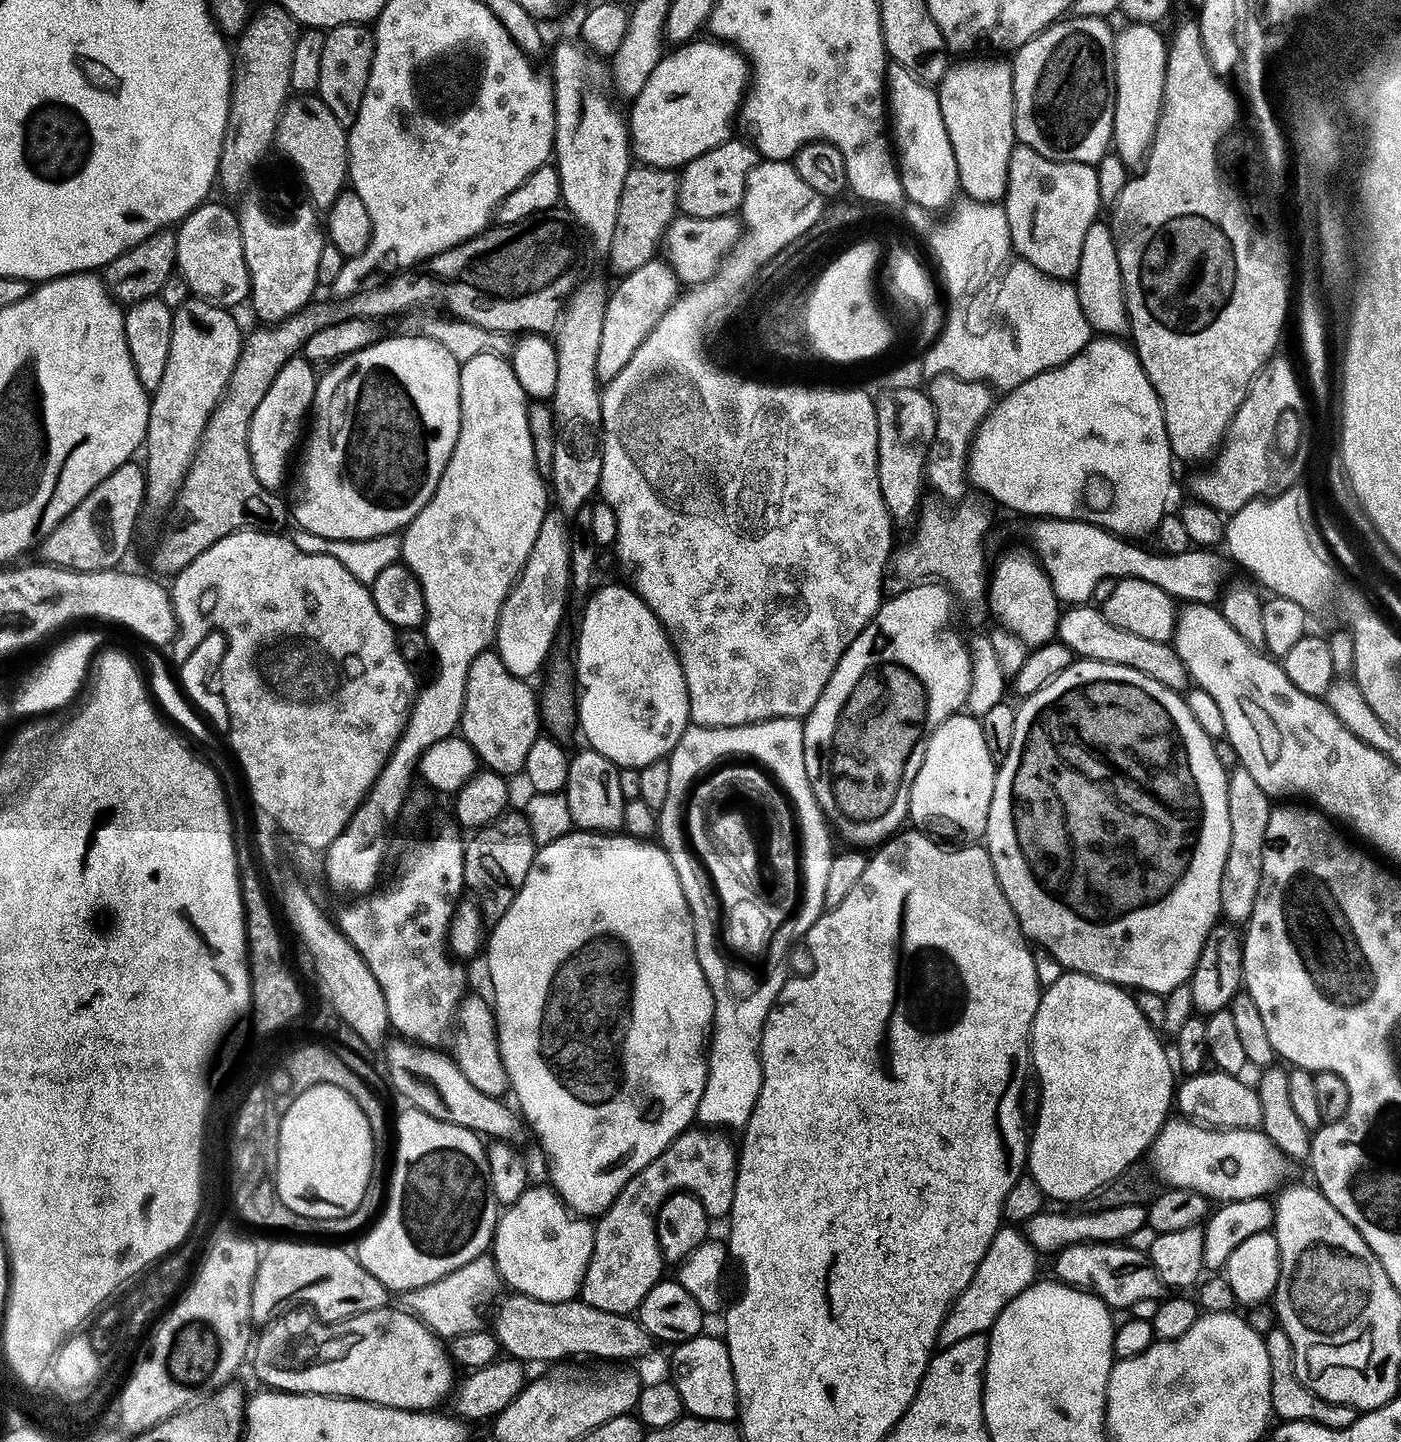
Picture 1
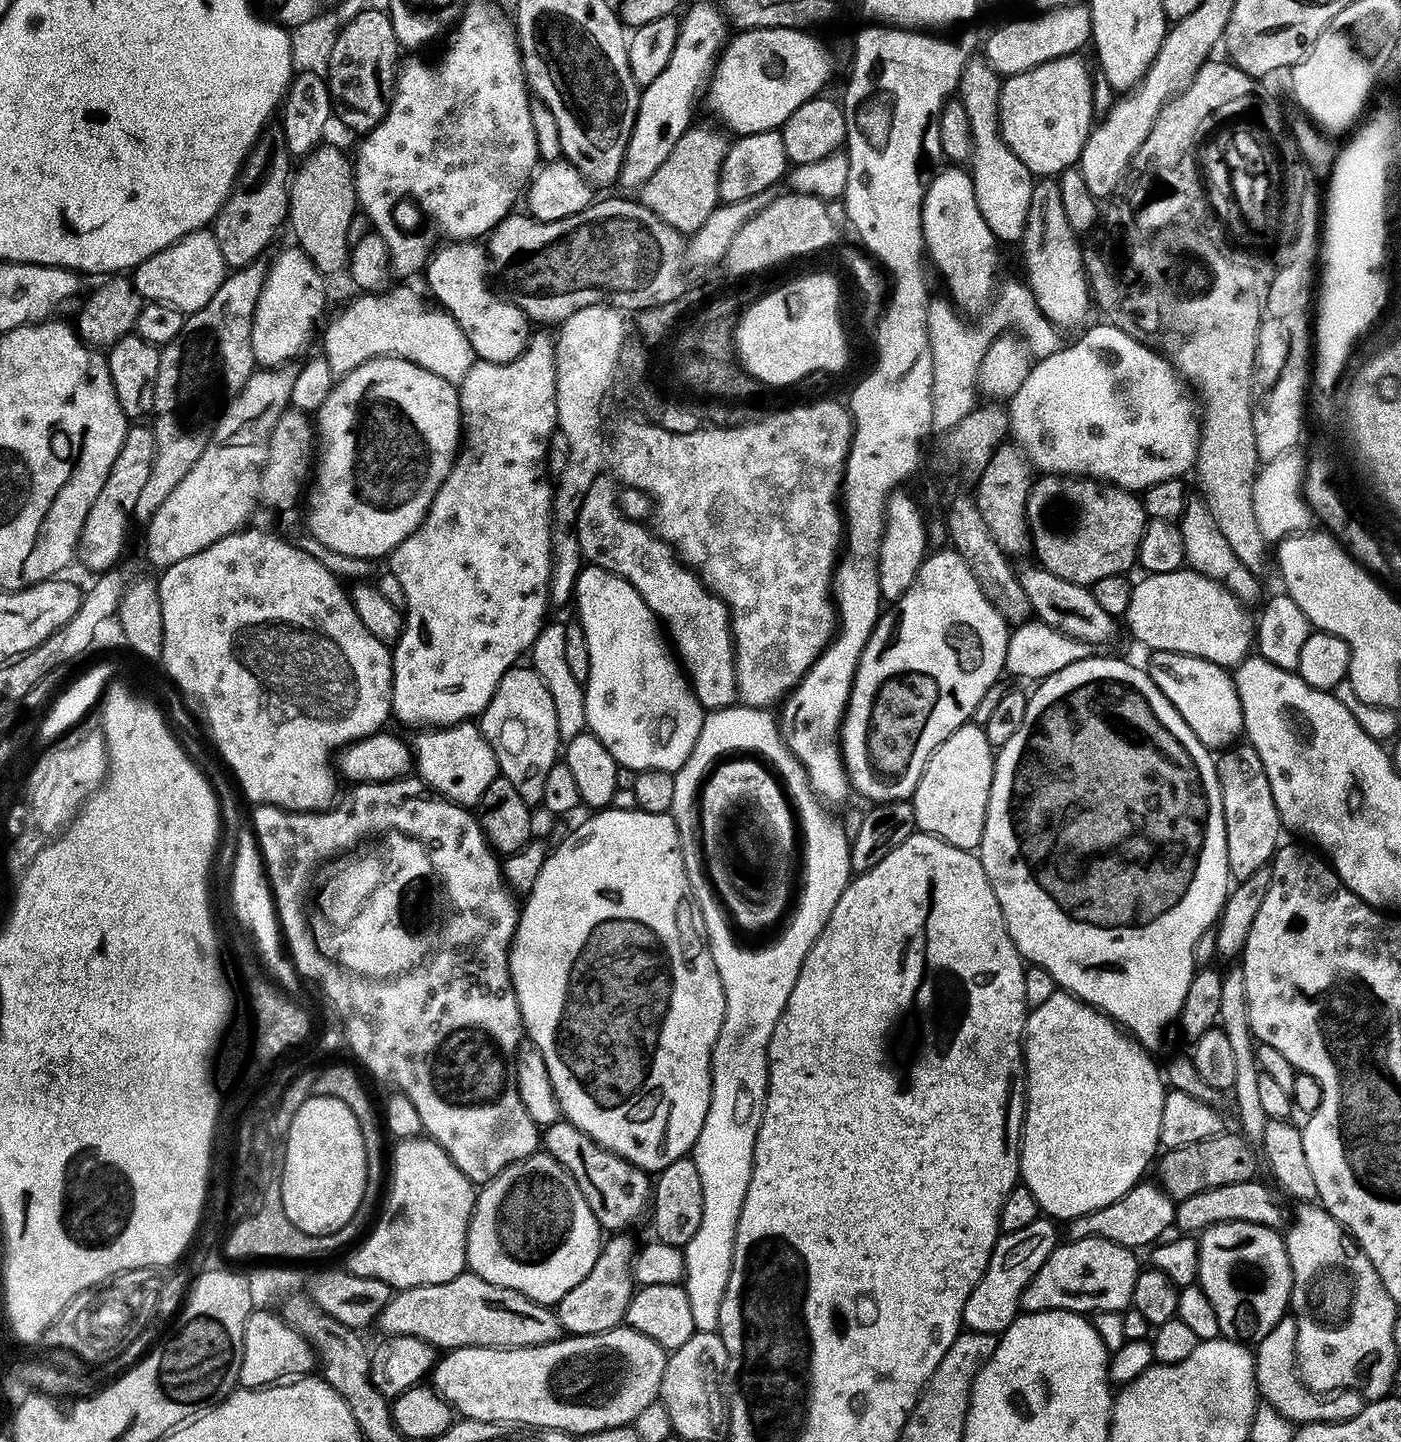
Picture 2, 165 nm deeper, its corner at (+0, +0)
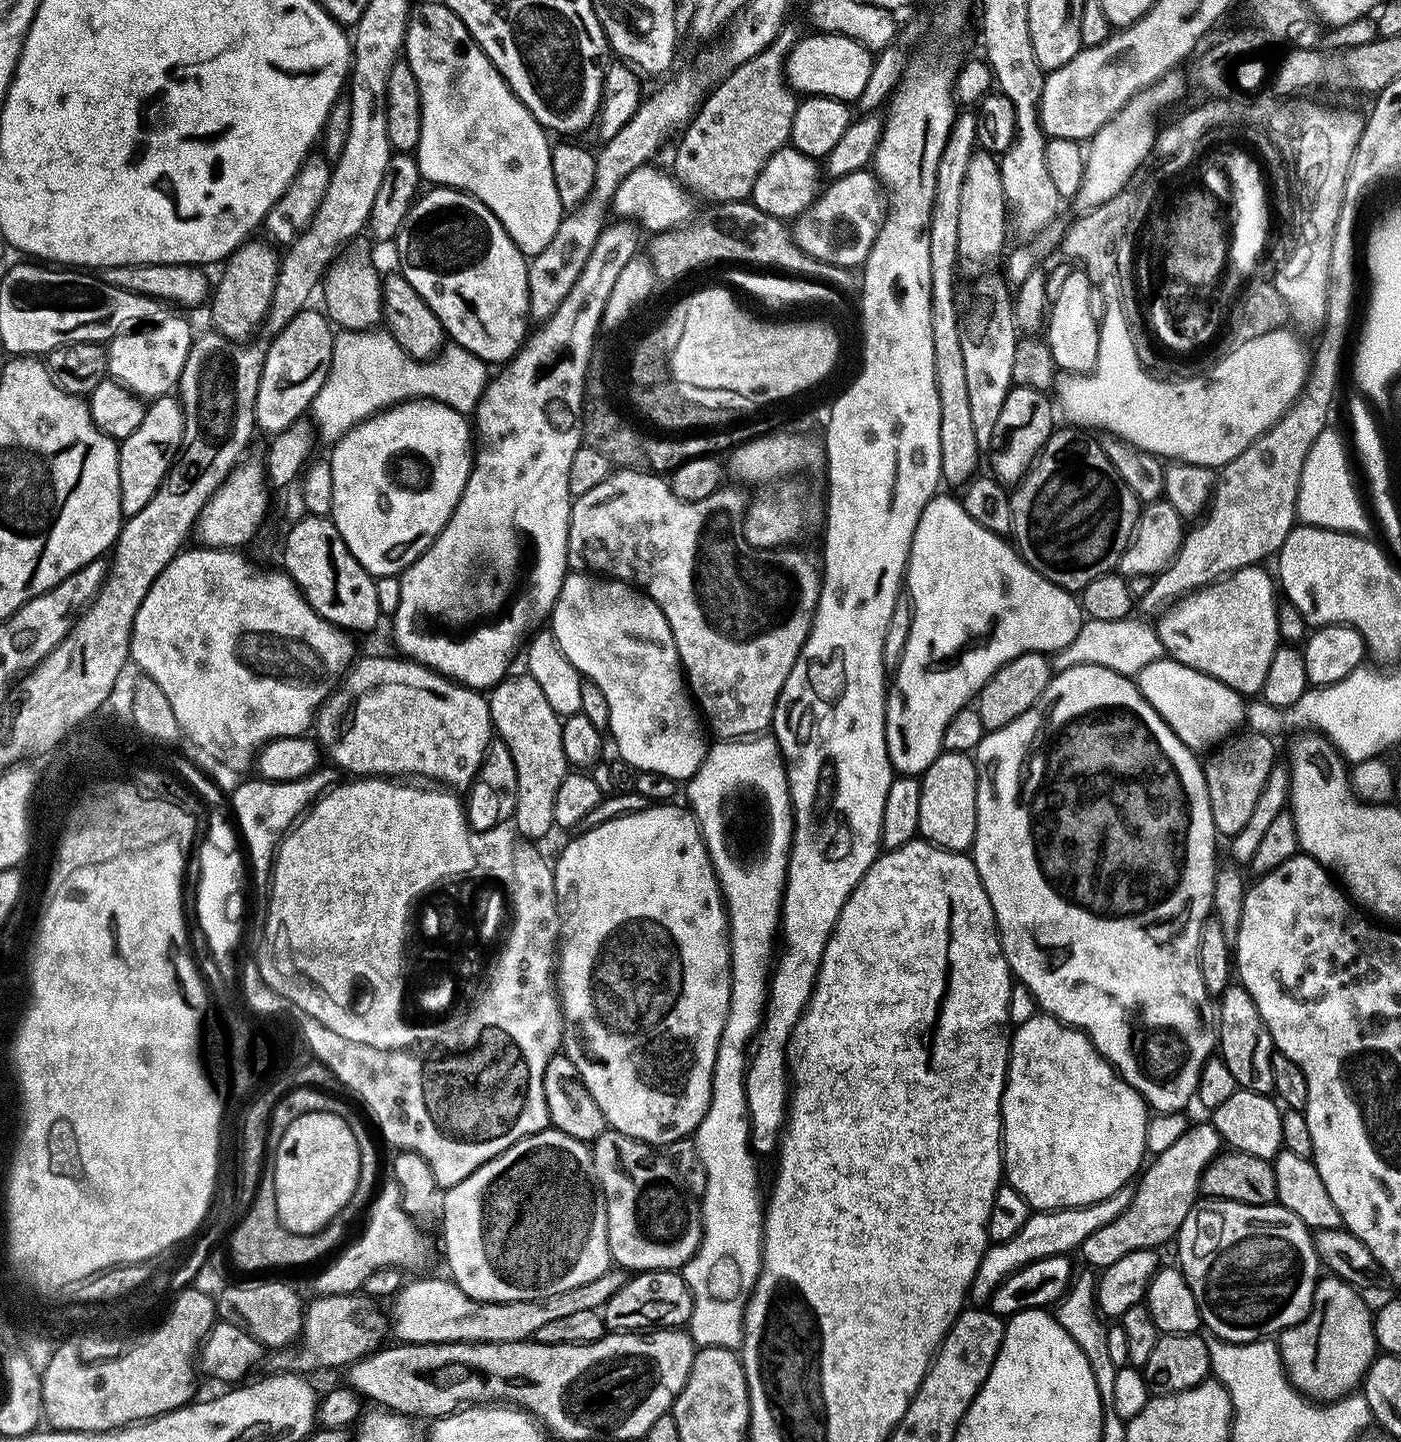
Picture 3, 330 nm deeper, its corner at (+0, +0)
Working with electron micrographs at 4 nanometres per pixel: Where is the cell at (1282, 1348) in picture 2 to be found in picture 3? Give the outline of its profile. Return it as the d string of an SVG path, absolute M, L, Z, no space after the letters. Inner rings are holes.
M1329 1275L1317 1283L1308 1317L1279 1333L1278 1347L1288 1381L1313 1402L1335 1402L1353 1395L1378 1355L1373 1309L1368 1309L1366 1301L1356 1300L1356 1295L1356 1288Z

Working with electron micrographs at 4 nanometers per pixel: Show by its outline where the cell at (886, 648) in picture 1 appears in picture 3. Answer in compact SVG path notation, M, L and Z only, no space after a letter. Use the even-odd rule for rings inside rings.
M954 495L933 496L931 502L922 510L922 518L918 518L918 526L914 530L912 549L908 555L908 567L906 569L906 596L912 606L912 625L910 626L910 638L906 638L906 650L902 654L899 666L894 669L896 676L896 693L889 695L884 710L884 729L886 730L886 750L897 773L905 776L919 777L934 761L939 758L944 747L944 731L950 722L950 718L958 710L969 707L974 698L979 697L984 684L1000 667L1014 658L1018 658L1027 652L1042 652L1055 654L1070 646L1079 630L1083 627L1086 617L1073 593L1065 588L1059 588L1054 582L1050 582L1038 570L1034 570L1020 556L1019 551L1005 537L986 530L986 526L978 526L970 514L960 505L959 499Z

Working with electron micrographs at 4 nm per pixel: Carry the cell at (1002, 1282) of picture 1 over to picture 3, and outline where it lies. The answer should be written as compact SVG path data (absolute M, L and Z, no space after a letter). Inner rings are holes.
M1125 1186L1118 1189L1113 1196L1108 1196L1097 1204L1087 1204L1081 1208L1033 1211L1029 1215L1026 1226L1022 1226L1022 1230L1018 1230L1018 1234L1014 1234L1014 1238L1001 1244L992 1244L984 1251L982 1262L972 1279L971 1303L976 1306L987 1305L991 1301L996 1287L1007 1276L1014 1274L1019 1268L1030 1262L1038 1262L1042 1258L1051 1256L1075 1253L1080 1244L1086 1242L1086 1238L1090 1238L1090 1234L1094 1234L1094 1230L1106 1226L1108 1222L1114 1222L1114 1218L1118 1218L1118 1214L1122 1214L1122 1210L1126 1210L1126 1206L1130 1206L1132 1193L1133 1189Z

